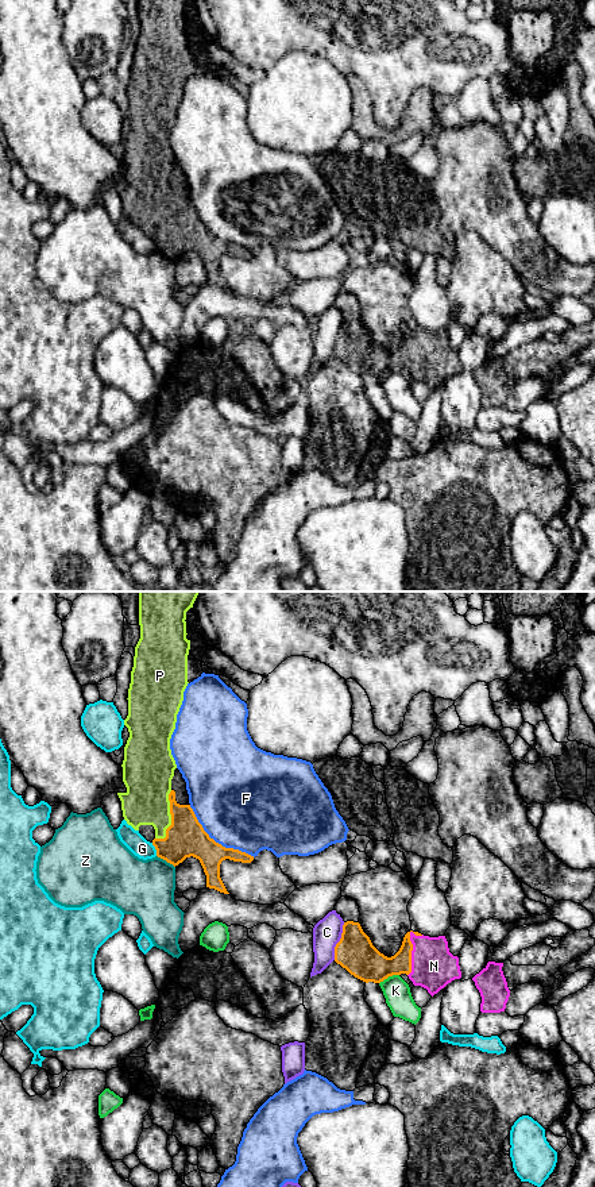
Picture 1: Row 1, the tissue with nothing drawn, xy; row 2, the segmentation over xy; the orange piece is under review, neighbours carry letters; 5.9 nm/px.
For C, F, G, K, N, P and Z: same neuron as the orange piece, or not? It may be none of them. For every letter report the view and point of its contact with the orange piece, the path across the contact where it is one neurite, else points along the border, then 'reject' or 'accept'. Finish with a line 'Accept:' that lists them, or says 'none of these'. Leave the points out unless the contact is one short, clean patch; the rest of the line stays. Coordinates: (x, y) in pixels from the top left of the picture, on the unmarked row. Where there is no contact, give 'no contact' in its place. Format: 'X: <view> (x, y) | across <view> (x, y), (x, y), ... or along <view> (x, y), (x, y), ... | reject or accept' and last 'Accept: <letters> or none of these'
C: xy (339, 336) | along xy (344, 318), (342, 332), (335, 342), (333, 354) | reject
F: xy (215, 236) | reject
G: xy (155, 243) | reject
K: xy (389, 370) | reject
N: xy (410, 349) | accept
P: xy (172, 214) | accept
Z: xy (166, 255) | reject
Accept: N, P

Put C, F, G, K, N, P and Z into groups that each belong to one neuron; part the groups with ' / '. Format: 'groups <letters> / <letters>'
groups C / F / G / K / N P / Z

